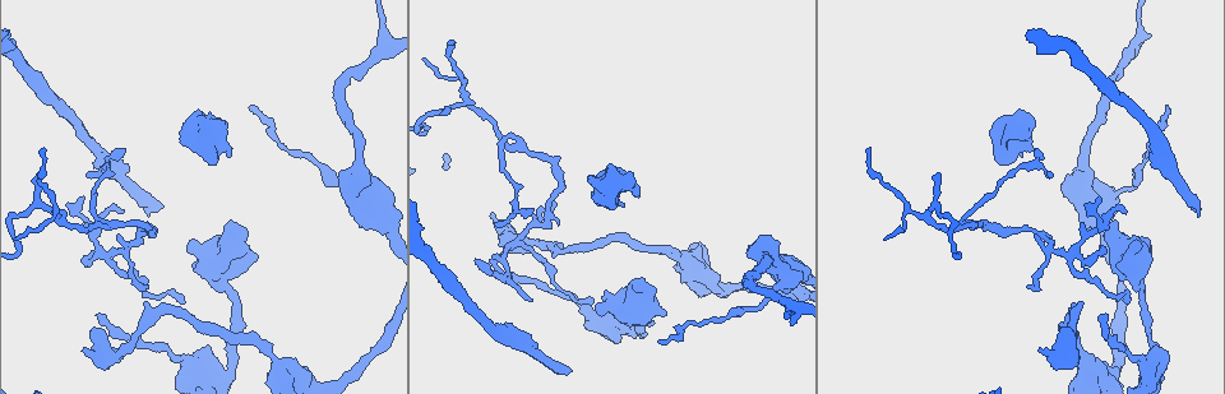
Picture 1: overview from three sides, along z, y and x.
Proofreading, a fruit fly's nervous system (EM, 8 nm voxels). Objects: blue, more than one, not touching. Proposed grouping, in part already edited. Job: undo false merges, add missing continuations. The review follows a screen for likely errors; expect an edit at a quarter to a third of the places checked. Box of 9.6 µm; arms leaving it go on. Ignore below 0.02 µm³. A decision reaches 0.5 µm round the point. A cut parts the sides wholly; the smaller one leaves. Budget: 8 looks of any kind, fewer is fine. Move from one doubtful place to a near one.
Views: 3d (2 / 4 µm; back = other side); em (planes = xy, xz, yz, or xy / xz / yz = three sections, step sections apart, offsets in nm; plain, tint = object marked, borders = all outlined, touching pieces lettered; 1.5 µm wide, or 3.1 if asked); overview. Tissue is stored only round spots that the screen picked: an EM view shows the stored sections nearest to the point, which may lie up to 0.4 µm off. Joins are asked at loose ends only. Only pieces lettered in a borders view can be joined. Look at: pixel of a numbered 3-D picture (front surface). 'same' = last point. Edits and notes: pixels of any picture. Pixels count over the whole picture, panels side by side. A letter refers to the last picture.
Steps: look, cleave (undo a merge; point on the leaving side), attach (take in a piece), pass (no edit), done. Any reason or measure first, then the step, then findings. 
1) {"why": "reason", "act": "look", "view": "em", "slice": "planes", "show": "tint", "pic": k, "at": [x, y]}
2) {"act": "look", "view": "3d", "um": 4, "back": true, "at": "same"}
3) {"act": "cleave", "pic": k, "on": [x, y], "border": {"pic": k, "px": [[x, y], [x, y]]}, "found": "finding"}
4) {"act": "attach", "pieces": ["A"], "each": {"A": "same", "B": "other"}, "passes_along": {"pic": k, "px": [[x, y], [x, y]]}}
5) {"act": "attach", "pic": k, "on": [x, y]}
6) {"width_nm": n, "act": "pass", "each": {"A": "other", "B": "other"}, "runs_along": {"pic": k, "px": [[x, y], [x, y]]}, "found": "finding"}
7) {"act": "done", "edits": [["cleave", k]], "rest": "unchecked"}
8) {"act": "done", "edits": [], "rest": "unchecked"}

{"why": "an open end", "act": "look", "view": "em", "slice": "planes", "show": "borders", "pic": 1, "at": [605, 292]}

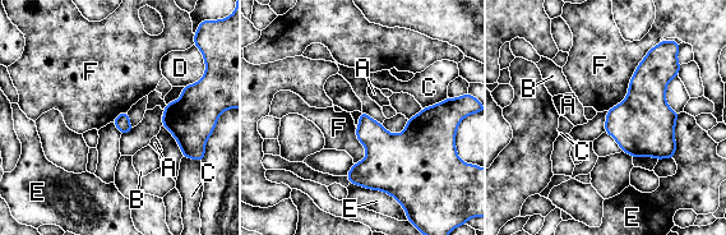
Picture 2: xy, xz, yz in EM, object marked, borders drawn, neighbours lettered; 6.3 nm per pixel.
{"longest_contact_nm": ["F", 500], "act": "pass", "each": {"A": "other", "B": "other", "C": "other", "D": "other", "E": "other", "F": "other"}, "border": {"pic": 2, "px": [[653, 46], [627, 96], [607, 111]]}, "found": "no lettered piece goes on from it"}

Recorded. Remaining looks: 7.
{"why": "tapers out", "act": "look", "view": "em", "slice": "xz", "step": 8, "show": "borders", "pic": 1, "at": [1049, 176]}

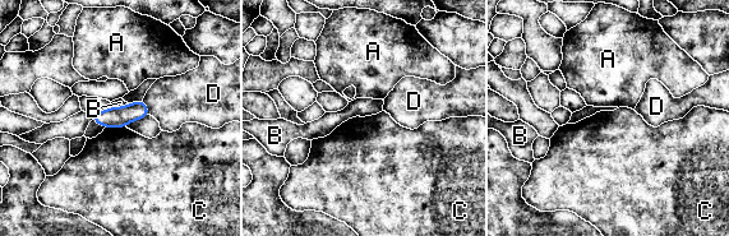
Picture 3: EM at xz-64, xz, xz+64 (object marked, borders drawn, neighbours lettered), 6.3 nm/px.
{"act": "pass", "each": {"A": "other", "B": "other", "C": "other", "D": "other"}, "found": "none of them fits"}

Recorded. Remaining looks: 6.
{"why": "an open end", "act": "look", "view": "3d", "um": 4, "pic": 1, "at": [99, 312]}

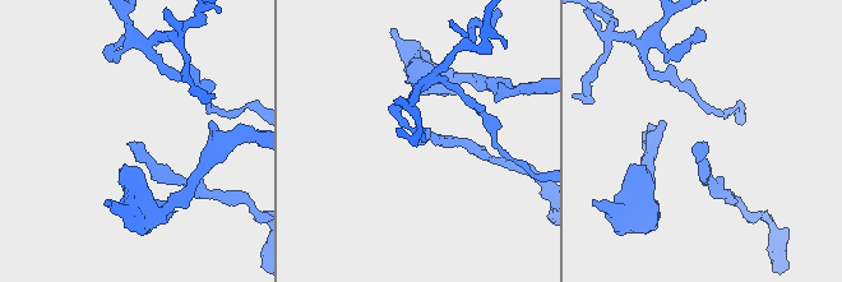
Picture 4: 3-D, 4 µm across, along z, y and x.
{"act": "look", "view": "em", "slice": "planes", "show": "tint", "pic": 4, "at": [703, 141]}

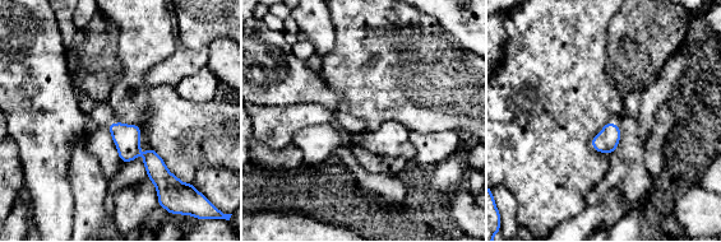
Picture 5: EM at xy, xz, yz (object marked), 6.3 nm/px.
{"act": "look", "view": "em", "slice": "planes", "show": "borders", "at": "same"}

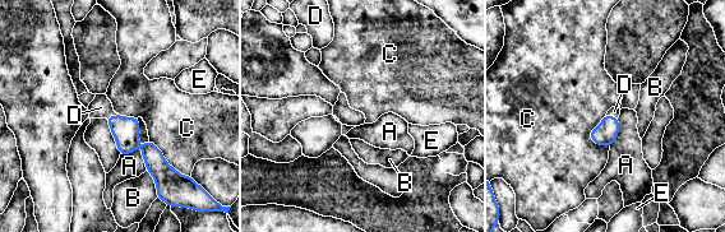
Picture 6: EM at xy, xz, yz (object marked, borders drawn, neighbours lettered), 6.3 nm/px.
{"width_nm": 140, "act": "attach", "pieces": ["D"], "each": {"A": "other", "B": "other", "C": "other", "D": "same", "E": "other"}, "passes_along": {"pic": 6, "px": [[125, 130], [111, 116], [101, 107]]}, "found": "it goes on there"}

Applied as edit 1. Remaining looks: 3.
{"act": "done", "edits": [["attach", 6]], "rest": "unchecked"}

